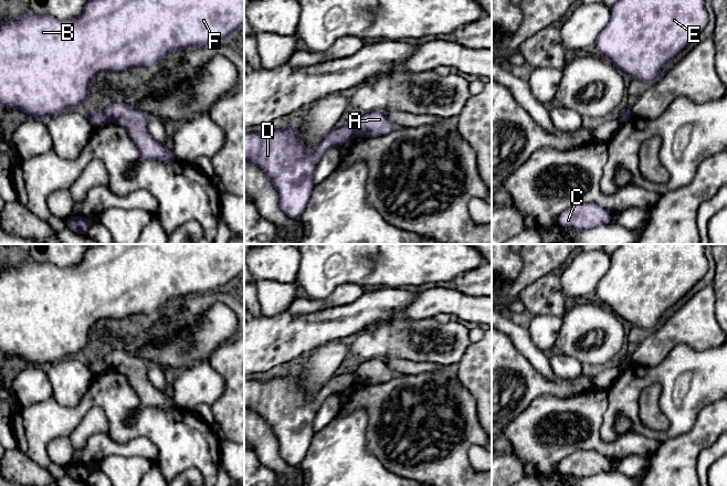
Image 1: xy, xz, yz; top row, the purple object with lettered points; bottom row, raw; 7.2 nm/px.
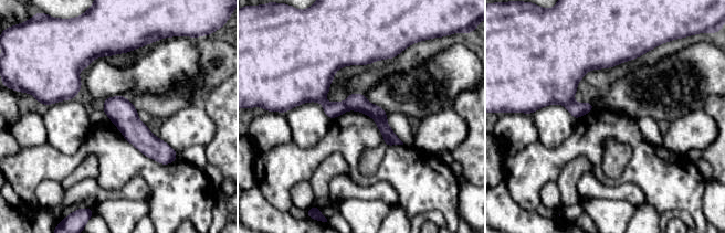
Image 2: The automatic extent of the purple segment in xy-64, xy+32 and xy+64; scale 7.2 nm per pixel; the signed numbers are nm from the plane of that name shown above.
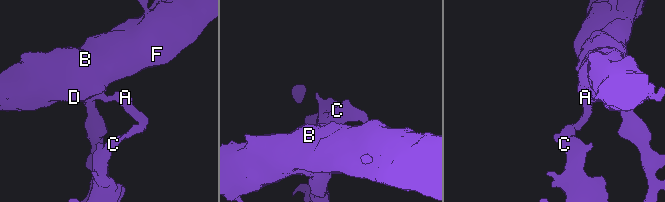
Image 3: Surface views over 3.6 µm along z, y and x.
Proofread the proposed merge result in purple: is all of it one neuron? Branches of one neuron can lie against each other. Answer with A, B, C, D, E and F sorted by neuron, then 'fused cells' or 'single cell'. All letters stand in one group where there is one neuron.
groups A C / B D E F; fused cells

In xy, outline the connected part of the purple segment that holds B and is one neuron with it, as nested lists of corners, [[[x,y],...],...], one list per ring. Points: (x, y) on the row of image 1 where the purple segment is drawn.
[[[87,0],[83,12],[73,19],[57,20],[46,14],[29,12],[23,17],[9,17],[0,22],[0,106],[18,108],[38,119],[49,117],[67,109],[82,108],[89,98],[89,87],[99,72],[125,71],[136,66],[151,66],[171,52],[187,47],[226,42],[244,24],[244,0]]]

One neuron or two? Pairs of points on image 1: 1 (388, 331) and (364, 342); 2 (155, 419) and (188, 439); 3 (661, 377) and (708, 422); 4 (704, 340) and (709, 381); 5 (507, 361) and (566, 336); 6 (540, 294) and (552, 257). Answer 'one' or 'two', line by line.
1: one
2: one
3: two
4: two
5: two
6: two

